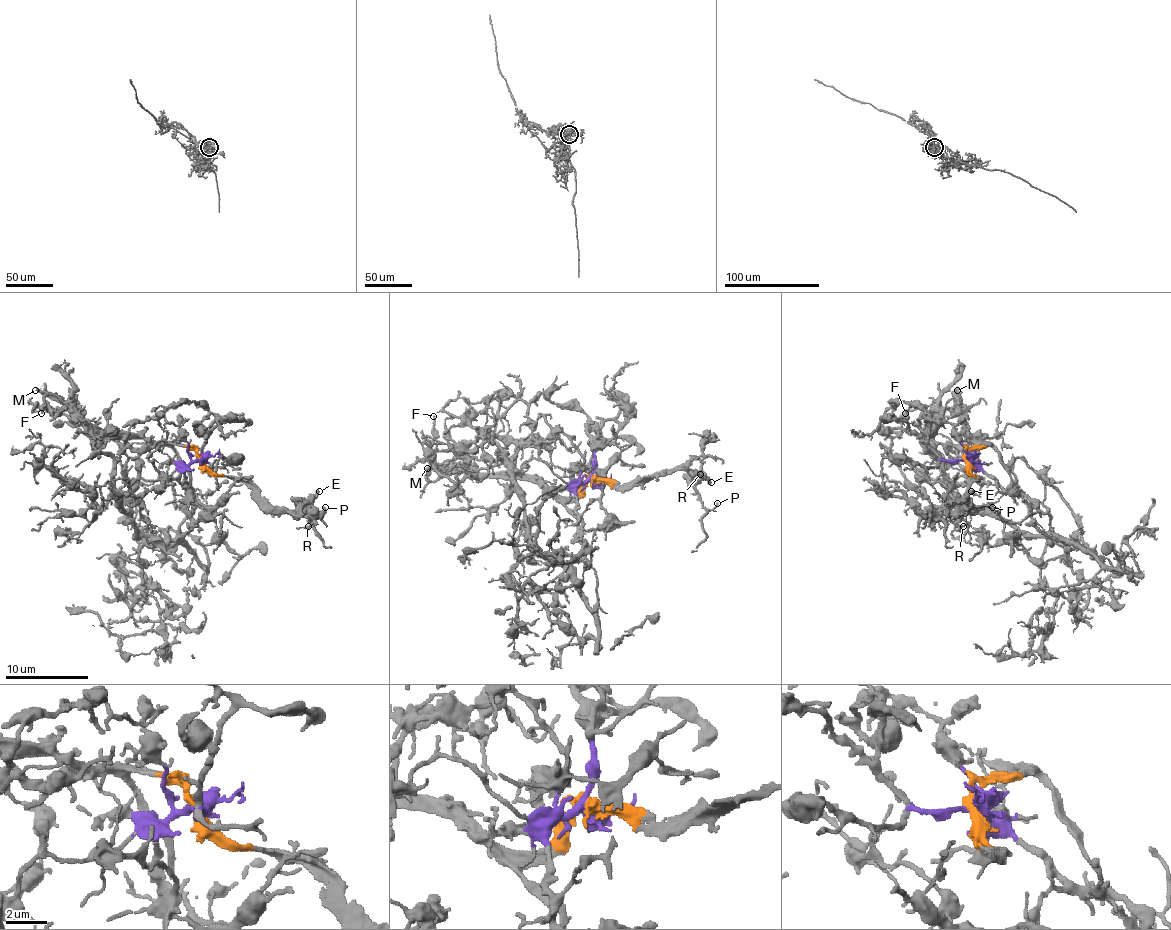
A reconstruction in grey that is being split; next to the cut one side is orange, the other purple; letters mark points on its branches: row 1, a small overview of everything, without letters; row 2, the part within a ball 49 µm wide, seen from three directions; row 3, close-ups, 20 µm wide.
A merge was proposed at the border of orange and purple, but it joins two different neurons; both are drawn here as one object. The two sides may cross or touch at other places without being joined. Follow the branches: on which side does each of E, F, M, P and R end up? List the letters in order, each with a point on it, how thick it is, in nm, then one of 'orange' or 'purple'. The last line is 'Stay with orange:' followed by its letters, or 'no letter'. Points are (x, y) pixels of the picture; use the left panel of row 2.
E: place (319, 491); calibre 360 nm; orange
F: place (41, 413); calibre 170 nm; purple
M: place (35, 390); calibre 320 nm; orange
P: place (325, 507); calibre 190 nm; orange
R: place (308, 526); calibre 150 nm; orange
Stay with orange: E, M, P, R

